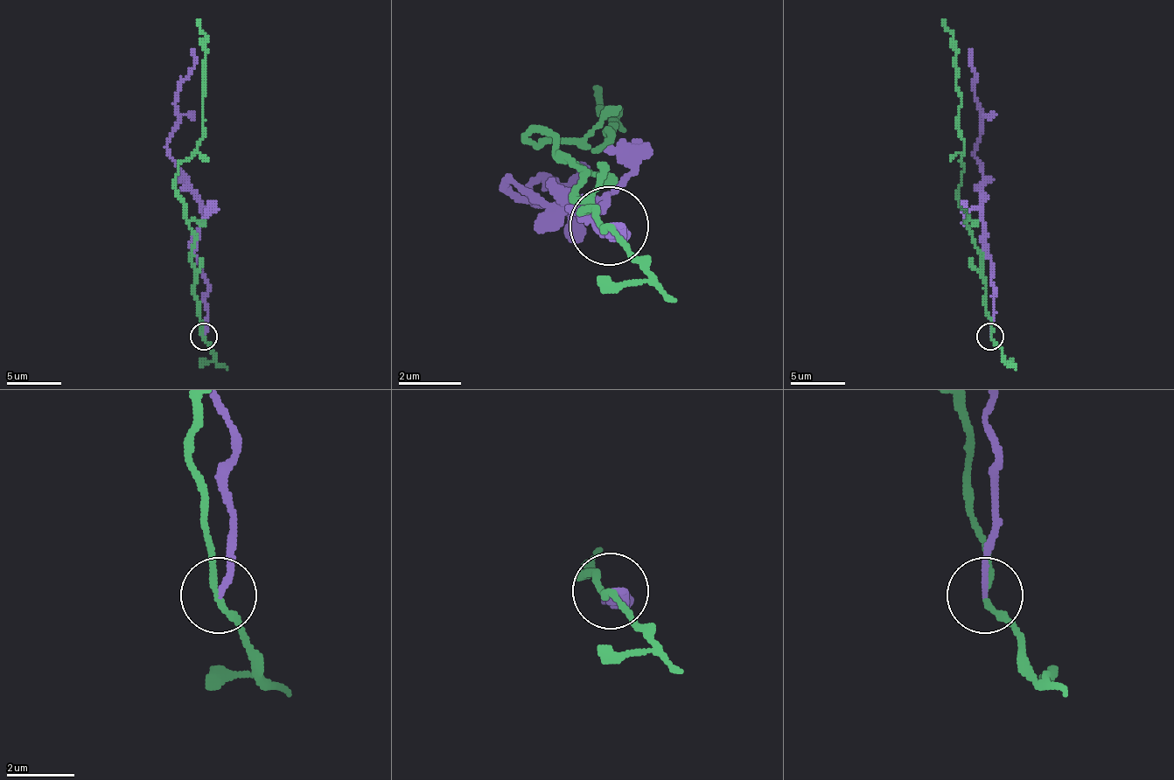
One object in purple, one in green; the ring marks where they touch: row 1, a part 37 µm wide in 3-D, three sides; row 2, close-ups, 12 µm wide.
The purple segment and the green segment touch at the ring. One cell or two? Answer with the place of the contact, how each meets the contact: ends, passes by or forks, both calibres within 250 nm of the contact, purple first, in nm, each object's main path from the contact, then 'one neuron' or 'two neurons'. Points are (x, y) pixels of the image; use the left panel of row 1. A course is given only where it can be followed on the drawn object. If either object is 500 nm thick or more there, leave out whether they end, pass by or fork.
place (203, 336); purple ends; green passes by; calibres 160 and 170 nm; course purple (202, 337), (207, 282), (194, 253), (202, 201), (167, 147), (178, 120), (178, 87), (194, 66), (192, 49); course green (202, 337), (192, 250), (194, 231), (184, 198), (175, 191), (178, 166), (202, 136), (205, 41), (197, 19); two neurons

